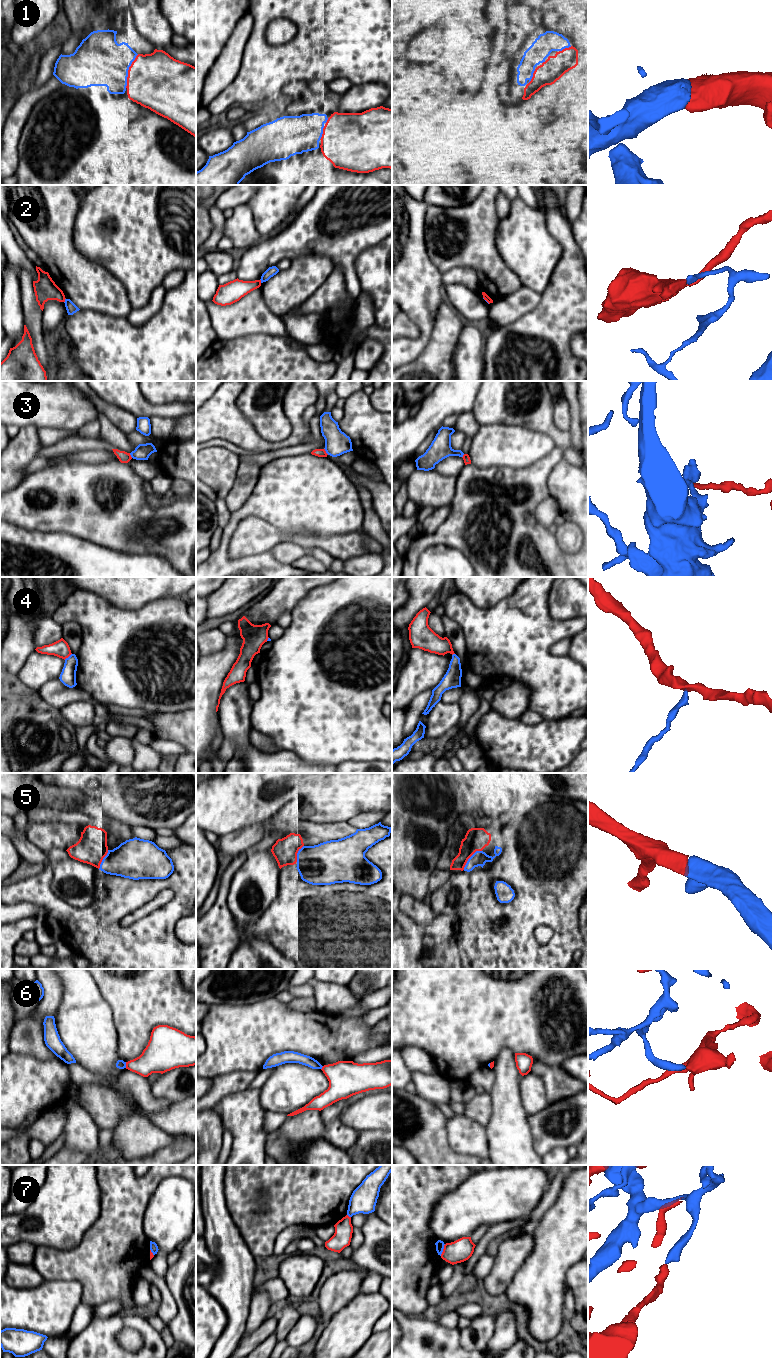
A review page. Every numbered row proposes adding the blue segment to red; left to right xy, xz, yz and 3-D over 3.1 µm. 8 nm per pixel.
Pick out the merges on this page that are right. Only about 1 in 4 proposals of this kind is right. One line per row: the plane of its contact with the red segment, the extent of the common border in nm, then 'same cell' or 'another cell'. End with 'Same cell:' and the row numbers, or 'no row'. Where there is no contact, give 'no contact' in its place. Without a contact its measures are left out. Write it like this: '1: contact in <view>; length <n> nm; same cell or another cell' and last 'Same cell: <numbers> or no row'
1: contact in xy; length 300 nm; same cell
2: contact in xy; length 40 nm; another cell
3: contact in xz; length 70 nm; another cell
4: contact in xy; length 80 nm; another cell
5: contact in yz; length 220 nm; same cell
6: contact in xy; length 50 nm; another cell
7: contact in yz; length 100 nm; another cell
Same cell: 1, 5

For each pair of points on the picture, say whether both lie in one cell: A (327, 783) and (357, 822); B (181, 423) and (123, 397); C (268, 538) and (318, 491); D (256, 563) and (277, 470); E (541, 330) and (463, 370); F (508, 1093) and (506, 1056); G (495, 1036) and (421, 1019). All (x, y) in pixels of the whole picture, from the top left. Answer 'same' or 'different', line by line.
A: different
B: different
C: different
D: same
E: different
F: same
G: same

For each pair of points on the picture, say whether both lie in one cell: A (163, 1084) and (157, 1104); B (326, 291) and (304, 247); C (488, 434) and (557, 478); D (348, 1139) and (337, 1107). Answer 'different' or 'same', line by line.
A: different
B: different
C: different
D: same

